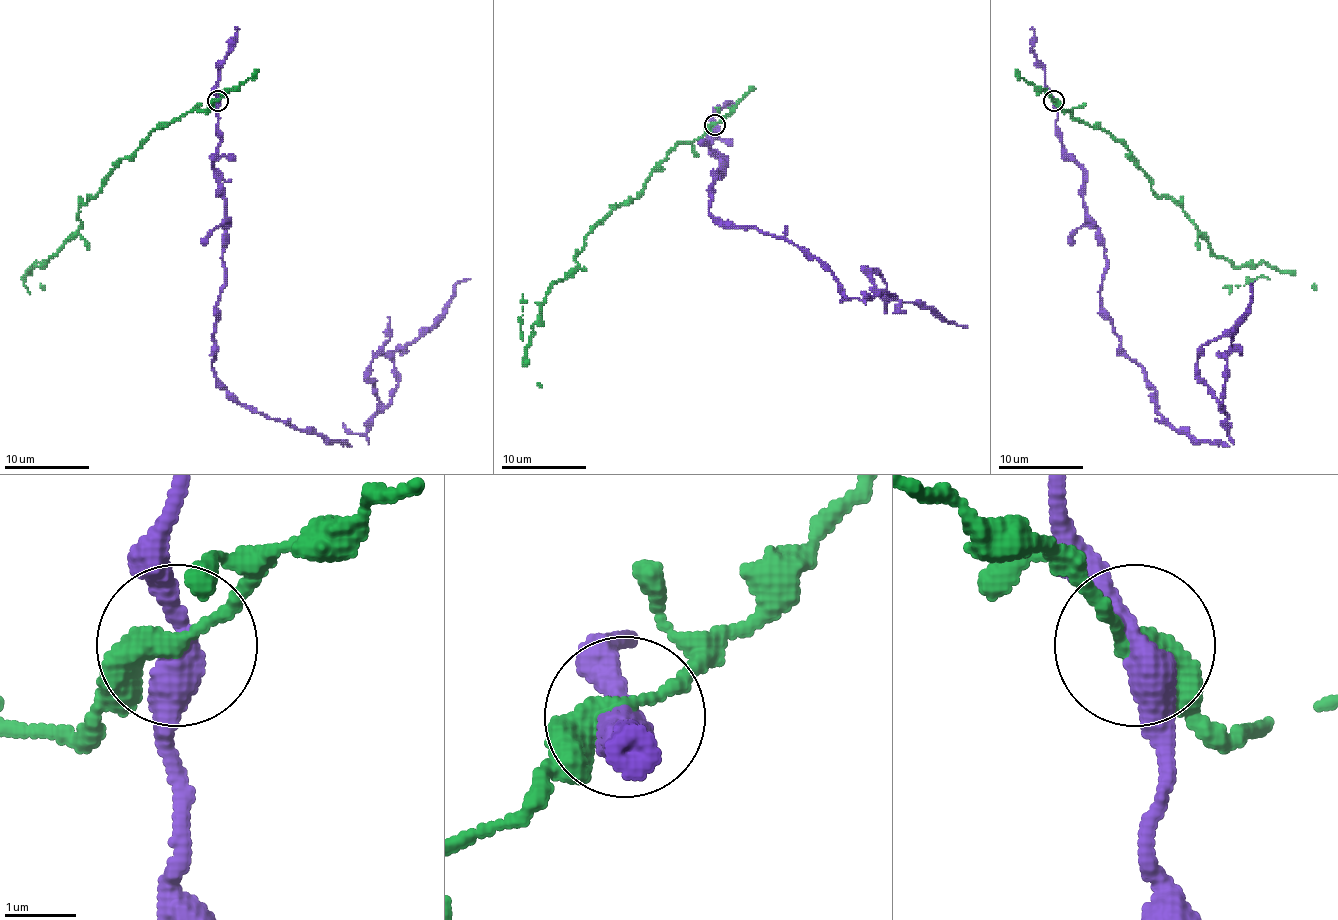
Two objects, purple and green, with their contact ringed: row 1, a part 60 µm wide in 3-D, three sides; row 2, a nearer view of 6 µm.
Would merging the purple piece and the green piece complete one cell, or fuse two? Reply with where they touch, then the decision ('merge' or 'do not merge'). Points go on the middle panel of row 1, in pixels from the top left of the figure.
place (714, 125); do not merge

